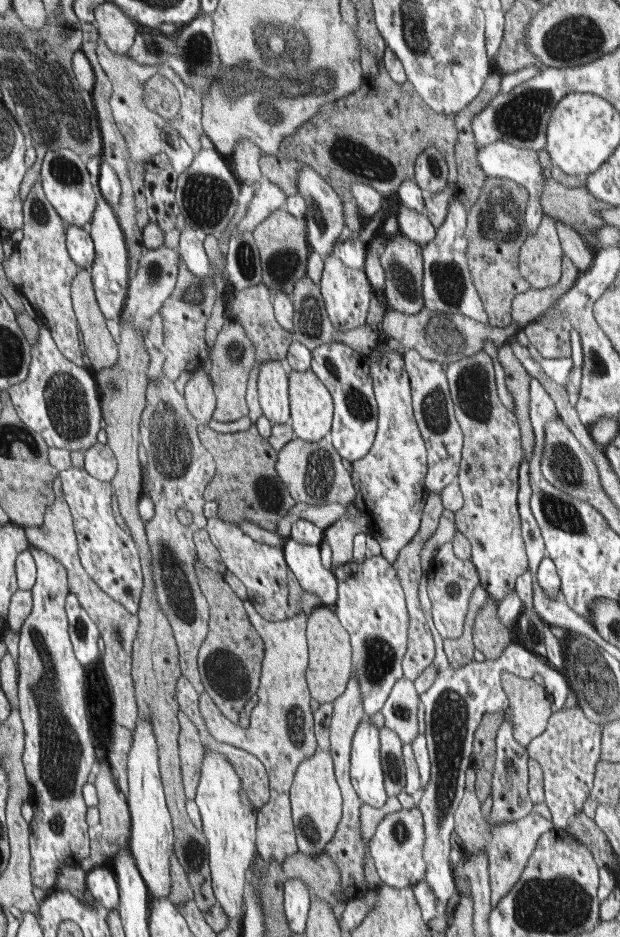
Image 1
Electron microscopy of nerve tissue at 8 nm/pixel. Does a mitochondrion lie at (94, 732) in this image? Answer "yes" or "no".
yes

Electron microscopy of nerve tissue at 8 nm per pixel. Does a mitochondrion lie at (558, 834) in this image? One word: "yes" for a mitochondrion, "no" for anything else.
no

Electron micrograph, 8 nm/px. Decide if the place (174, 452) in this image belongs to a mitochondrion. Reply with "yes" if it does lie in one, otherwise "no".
yes

